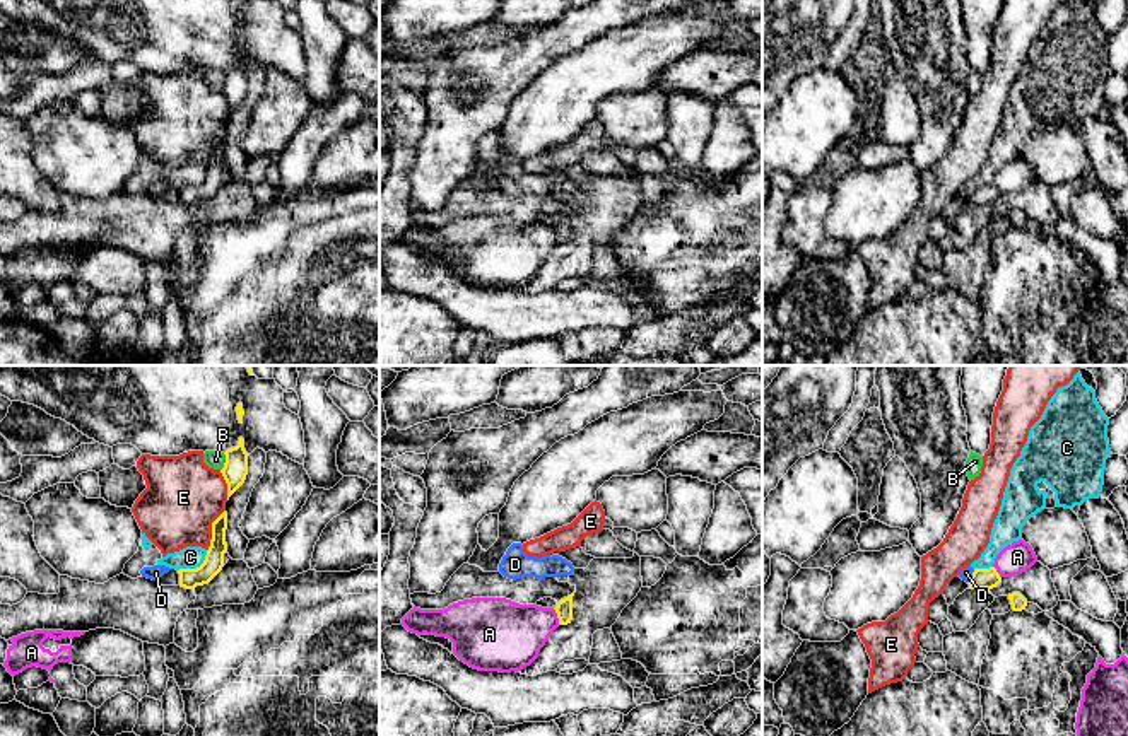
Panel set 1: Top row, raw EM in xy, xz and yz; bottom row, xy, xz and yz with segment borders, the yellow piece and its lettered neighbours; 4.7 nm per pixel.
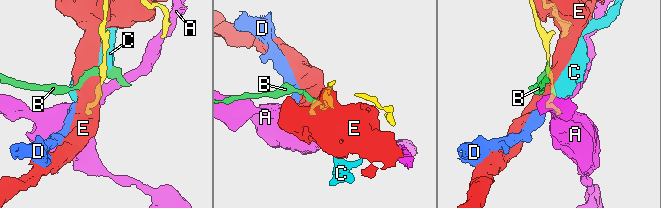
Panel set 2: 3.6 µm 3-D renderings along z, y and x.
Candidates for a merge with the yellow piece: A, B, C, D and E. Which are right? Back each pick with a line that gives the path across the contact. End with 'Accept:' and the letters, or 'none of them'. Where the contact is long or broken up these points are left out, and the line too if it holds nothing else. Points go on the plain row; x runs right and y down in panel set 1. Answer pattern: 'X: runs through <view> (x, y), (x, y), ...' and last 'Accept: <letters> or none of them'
Accept: none of them

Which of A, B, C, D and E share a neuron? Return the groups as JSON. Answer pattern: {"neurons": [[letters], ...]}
{"neurons": [["A"], ["B"], ["C", "D"], ["E"]]}

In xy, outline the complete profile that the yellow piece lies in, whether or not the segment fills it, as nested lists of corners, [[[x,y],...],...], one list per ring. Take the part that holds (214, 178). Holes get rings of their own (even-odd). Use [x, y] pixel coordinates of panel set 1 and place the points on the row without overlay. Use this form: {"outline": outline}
{"outline": [[[224,128],[212,140],[212,157],[207,167],[205,178],[197,186],[179,186],[179,203],[185,207],[195,207],[197,203],[209,202],[224,184],[227,130]]]}

